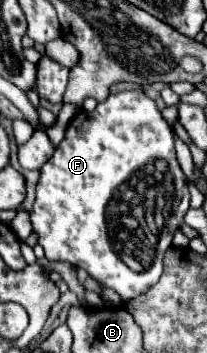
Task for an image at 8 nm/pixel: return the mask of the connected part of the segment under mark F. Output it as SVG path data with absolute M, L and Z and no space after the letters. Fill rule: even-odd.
M132 89L132 91L120 91L110 95L106 101L98 103L94 111L78 111L76 117L72 117L72 121L68 123L66 135L60 141L60 145L56 147L54 155L40 167L40 181L36 185L36 201L32 205L32 213L30 213L30 221L32 221L32 231L38 235L38 243L44 249L44 255L48 261L68 261L74 267L84 269L92 279L100 281L104 287L116 291L122 301L130 301L142 293L146 293L162 275L162 259L166 249L172 245L172 237L176 233L176 229L180 227L186 211L190 207L190 193L188 193L188 183L186 183L186 175L180 169L180 163L176 159L176 151L174 151L174 131L172 125L162 117L156 101L152 101L142 89ZM124 261L134 261L140 263L140 271L130 269Z

